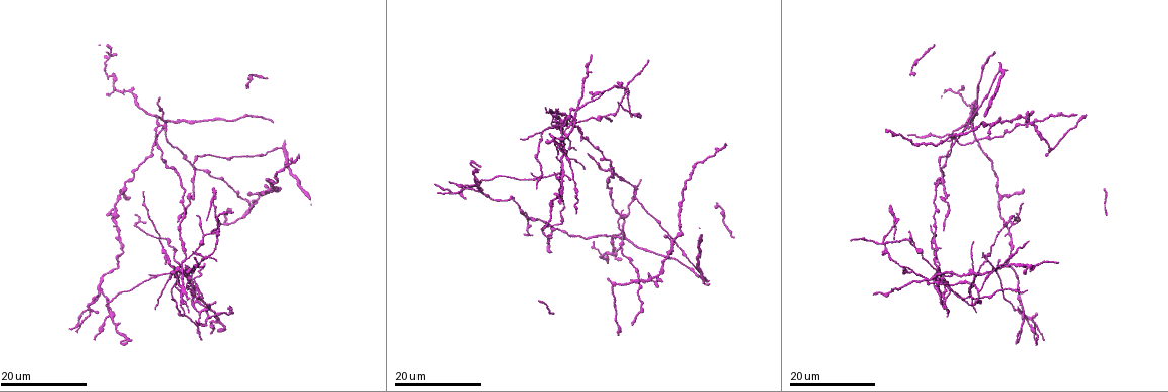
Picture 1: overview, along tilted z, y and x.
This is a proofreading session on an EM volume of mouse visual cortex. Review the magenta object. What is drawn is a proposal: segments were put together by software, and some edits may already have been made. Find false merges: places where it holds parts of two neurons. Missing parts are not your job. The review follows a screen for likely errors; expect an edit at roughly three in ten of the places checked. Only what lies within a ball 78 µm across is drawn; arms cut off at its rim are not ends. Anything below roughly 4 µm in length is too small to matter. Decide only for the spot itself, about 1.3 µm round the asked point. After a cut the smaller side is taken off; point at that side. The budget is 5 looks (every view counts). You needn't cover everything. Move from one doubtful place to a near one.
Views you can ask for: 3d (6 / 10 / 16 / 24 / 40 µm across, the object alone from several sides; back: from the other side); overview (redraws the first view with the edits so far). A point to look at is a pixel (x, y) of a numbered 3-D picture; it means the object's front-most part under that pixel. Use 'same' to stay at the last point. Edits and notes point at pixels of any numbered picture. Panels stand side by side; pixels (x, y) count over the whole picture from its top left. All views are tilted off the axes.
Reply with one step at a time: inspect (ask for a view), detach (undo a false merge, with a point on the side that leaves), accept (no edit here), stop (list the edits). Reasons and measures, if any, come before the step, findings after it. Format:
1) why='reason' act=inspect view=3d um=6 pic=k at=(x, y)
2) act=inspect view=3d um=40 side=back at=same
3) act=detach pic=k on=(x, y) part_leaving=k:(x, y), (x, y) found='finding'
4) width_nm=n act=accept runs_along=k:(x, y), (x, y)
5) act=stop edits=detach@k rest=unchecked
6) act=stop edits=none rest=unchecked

why='arms part here' act=inspect view=3d um=16 pic=1 at=(609, 168)

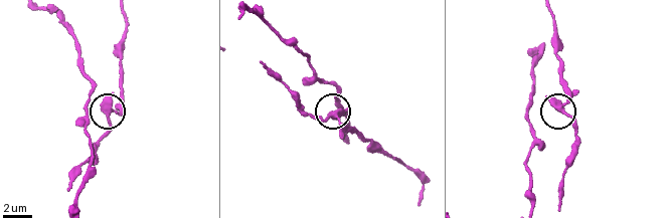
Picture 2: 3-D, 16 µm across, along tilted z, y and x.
act=inspect view=3d um=6 pic=2 at=(565, 112)

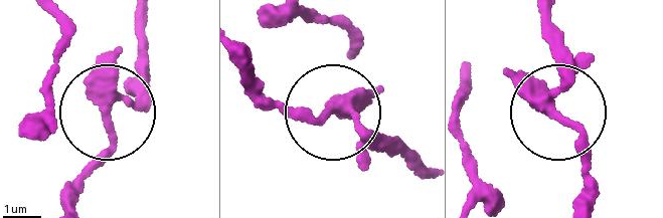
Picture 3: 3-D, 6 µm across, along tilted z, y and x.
arms=3 act=accept runs_along=3:(471, 75), (465, 90), (521, 86), (565, 122), (594, 195) found='all the same neuron'

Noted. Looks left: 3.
why='three arms meet' act=inspect view=3d um=24 pic=1 at=(94, 299)

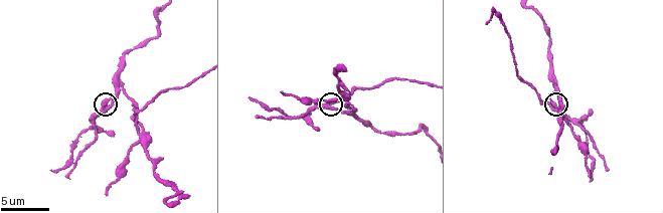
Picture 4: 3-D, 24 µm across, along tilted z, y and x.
act=inspect view=3d um=6 pic=4 at=(104, 109)

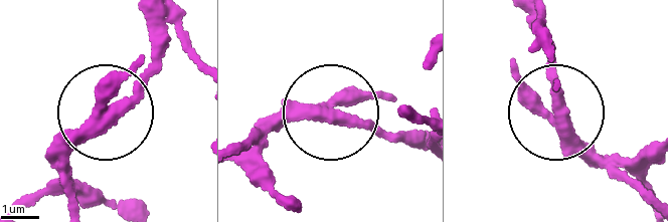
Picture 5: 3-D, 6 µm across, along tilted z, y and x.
act=accept found='all the same neuron'

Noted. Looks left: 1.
act=stop edits=none rest=unchecked

